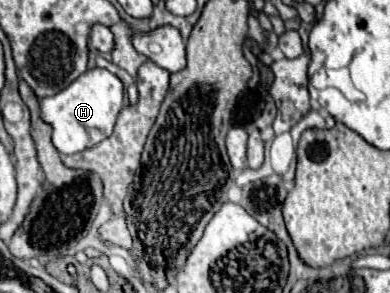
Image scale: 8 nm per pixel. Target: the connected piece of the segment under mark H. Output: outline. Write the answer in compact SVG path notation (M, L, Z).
M92 68L80 74L62 92L42 98L42 120L52 126L52 142L60 154L76 154L108 138L124 106L124 84L106 68Z

